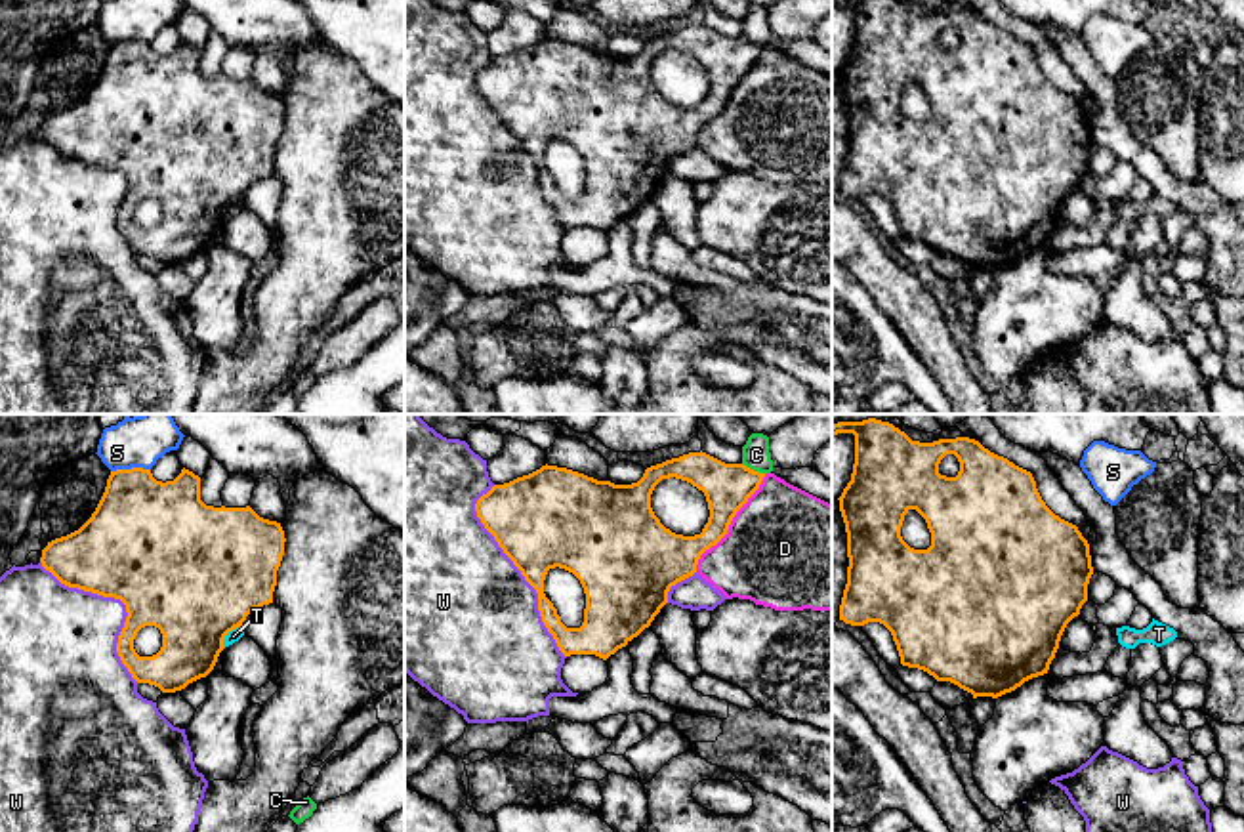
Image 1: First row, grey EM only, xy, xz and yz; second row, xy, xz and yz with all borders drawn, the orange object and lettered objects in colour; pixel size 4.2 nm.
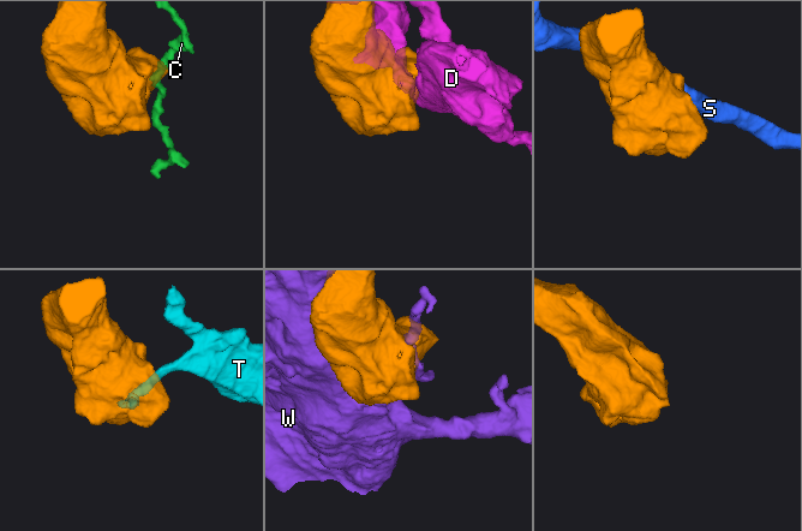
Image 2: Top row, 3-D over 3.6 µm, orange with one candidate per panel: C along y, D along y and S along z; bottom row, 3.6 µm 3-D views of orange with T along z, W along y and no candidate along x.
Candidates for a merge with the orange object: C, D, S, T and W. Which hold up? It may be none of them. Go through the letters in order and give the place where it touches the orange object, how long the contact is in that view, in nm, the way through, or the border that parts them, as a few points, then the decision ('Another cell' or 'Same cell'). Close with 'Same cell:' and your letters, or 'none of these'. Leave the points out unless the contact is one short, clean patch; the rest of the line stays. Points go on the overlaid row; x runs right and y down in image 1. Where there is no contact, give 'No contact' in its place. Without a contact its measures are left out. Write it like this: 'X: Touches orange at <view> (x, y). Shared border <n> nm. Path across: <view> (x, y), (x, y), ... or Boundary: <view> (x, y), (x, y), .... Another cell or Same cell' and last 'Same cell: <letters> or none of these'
C: Touches orange at xz (752, 470). Shared border 110 nm. Boundary: xz (743, 462), (764, 474). Another cell
D: Touches orange at xz (729, 523). Shared border 500 nm. Another cell
S: Touches orange at xy (132, 468). Shared border 170 nm. Another cell
T: Touches orange at xy (228, 632). Shared border 130 nm. Boundary: xy (241, 624), (226, 636), (222, 647). Another cell
W: Touches orange at xz (519, 569). Shared border 800 nm. Another cell
Same cell: none of these

